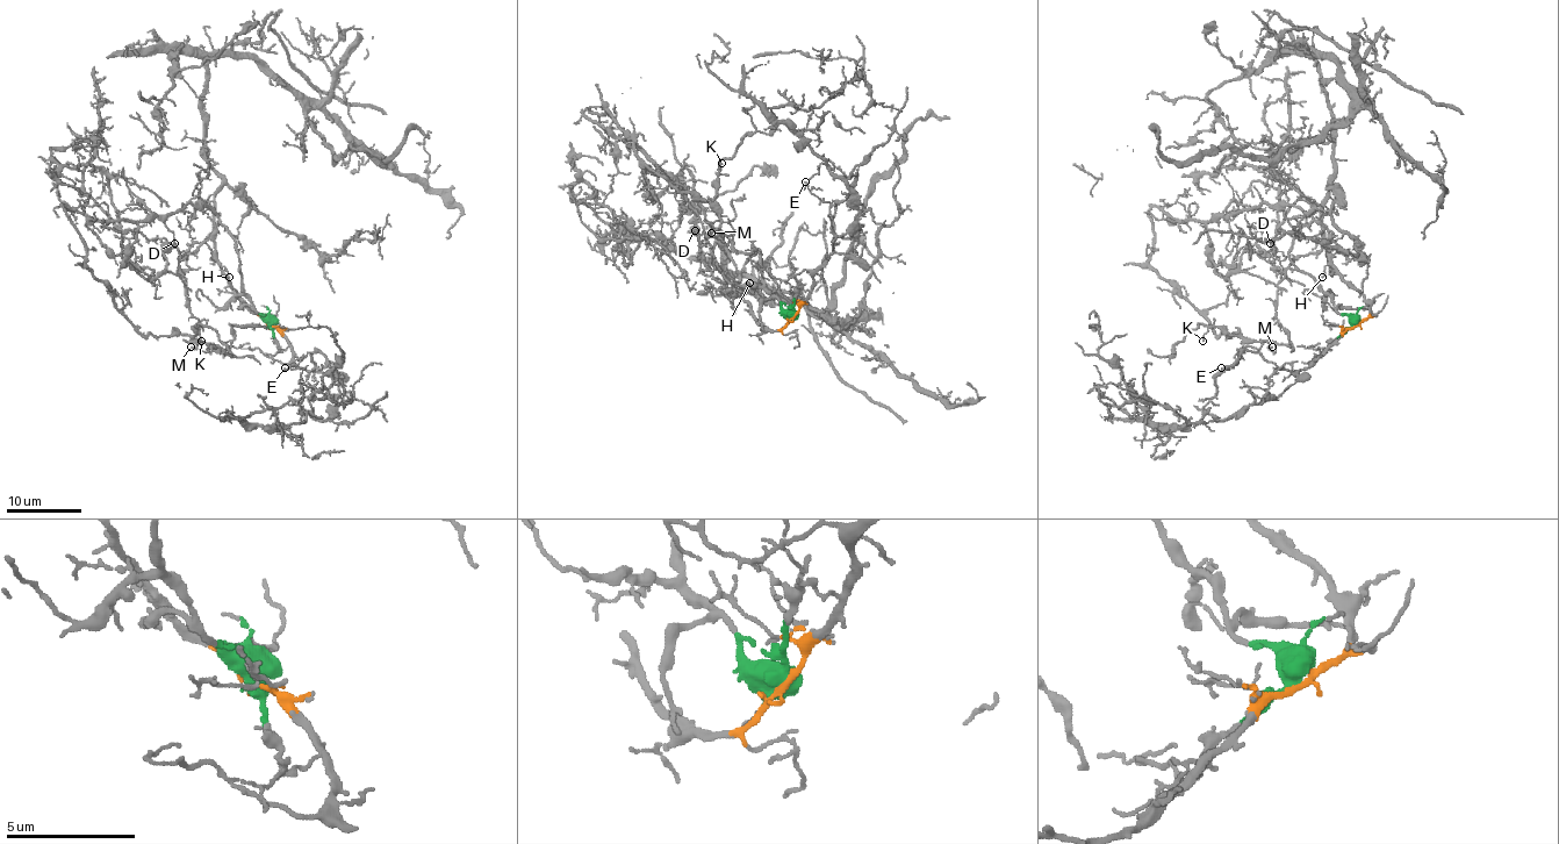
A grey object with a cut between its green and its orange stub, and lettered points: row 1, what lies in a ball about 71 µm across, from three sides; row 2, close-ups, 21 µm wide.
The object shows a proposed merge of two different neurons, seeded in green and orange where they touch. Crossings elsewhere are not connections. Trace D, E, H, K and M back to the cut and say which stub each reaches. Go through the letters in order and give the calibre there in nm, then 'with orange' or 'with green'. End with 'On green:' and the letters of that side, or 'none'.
D: 120 nm | with orange
E: 130 nm | with orange
H: 100 nm | with orange
K: 110 nm | with green
M: 130 nm | with green
On green: K, M

